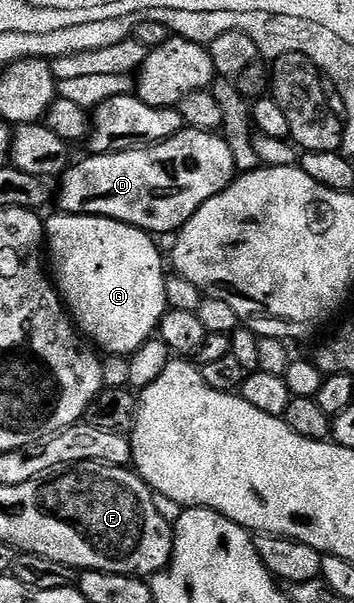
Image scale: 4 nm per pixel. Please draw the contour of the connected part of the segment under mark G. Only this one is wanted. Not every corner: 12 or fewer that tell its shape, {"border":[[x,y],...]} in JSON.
{"border":[[101,215],[44,224],[82,336],[126,357],[158,334],[154,236]]}

